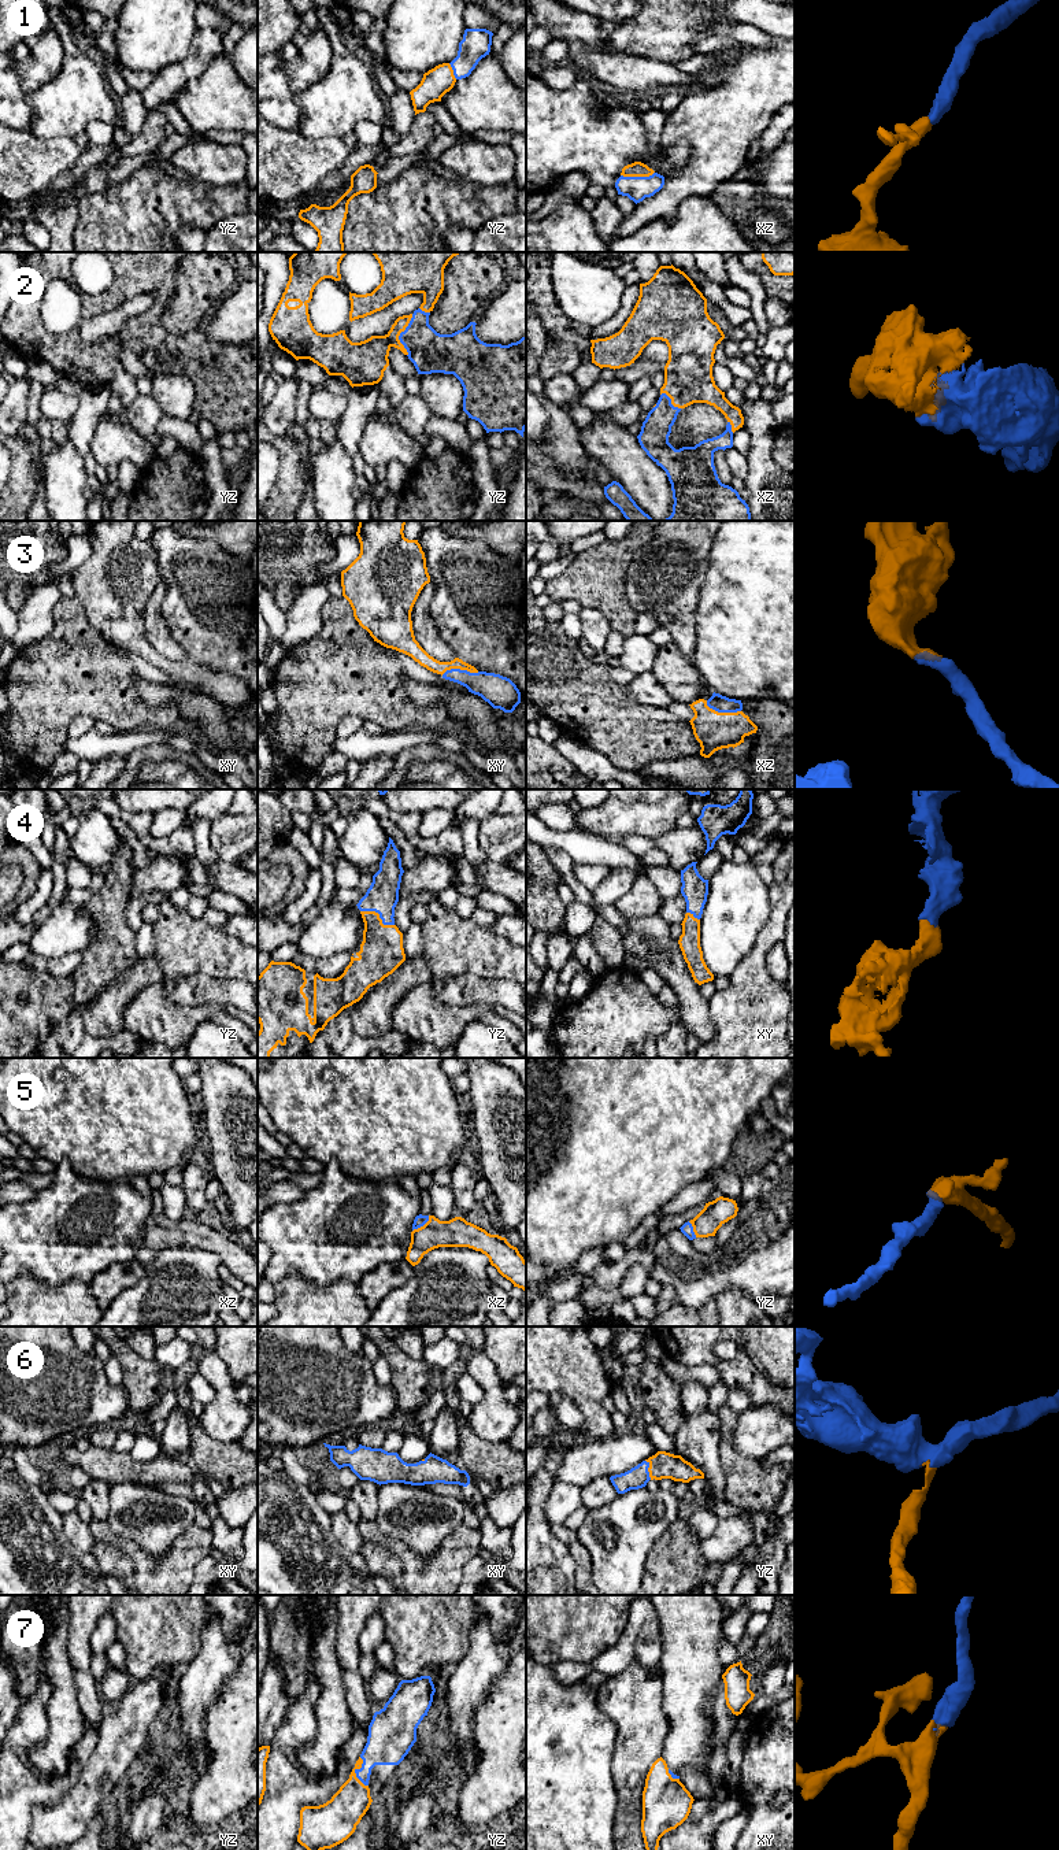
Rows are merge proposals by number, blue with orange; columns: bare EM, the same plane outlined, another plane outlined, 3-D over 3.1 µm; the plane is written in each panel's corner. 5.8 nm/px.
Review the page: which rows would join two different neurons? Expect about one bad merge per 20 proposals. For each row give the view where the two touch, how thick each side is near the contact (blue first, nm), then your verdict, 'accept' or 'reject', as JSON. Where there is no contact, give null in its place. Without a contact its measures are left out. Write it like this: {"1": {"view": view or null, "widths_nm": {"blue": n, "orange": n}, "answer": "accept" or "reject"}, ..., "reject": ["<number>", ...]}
{"1": {"view": "xz", "widths_nm": {"blue": 140, "orange": 90}, "answer": "accept"}, "2": {"view": "yz", "widths_nm": {"blue": 240, "orange": 240}, "answer": "accept"}, "3": {"view": "xz", "widths_nm": {"blue": 100, "orange": 220}, "answer": "accept"}, "4": {"view": "yz", "widths_nm": {"blue": 190, "orange": 260}, "answer": "accept"}, "5": {"view": "xz", "widths_nm": {"blue": 70, "orange": 170}, "answer": "accept"}, "6": {"view": "yz", "widths_nm": {"blue": 130, "orange": 160}, "answer": "accept"}, "7": {"view": "yz", "widths_nm": {"blue": 240, "orange": 220}, "answer": "accept"}, "reject": []}

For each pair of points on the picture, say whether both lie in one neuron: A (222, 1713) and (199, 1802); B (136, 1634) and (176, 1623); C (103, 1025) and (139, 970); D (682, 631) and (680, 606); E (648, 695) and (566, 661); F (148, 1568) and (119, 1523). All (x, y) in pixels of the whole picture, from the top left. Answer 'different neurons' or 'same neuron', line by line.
A: same neuron
B: same neuron
C: same neuron
D: same neuron
E: different neurons
F: different neurons

